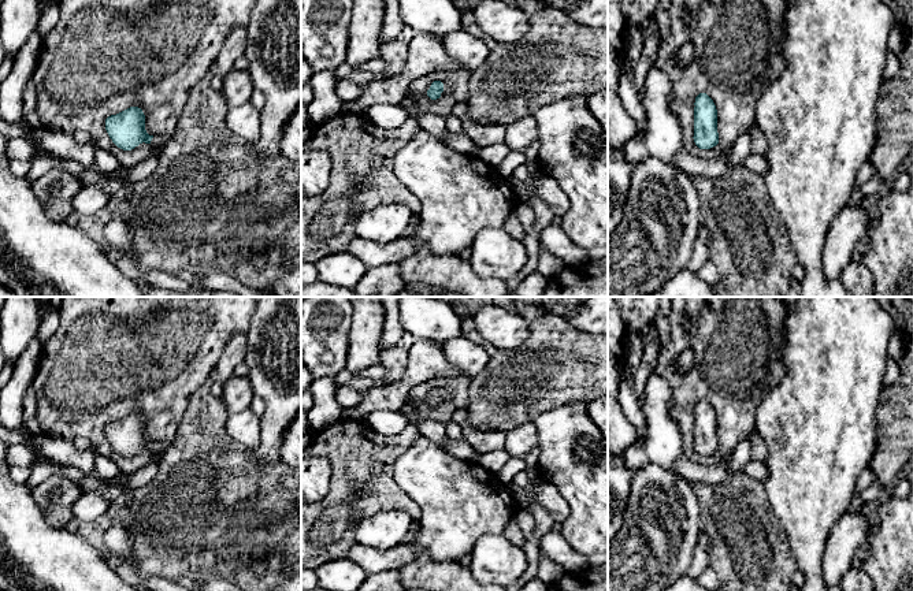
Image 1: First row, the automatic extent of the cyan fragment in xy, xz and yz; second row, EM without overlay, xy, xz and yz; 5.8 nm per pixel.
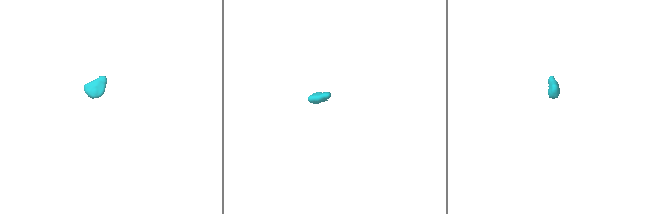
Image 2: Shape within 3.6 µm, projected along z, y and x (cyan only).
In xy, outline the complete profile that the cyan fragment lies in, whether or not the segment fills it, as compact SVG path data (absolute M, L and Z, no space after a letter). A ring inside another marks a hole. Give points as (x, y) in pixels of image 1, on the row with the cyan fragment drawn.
M130 107L105 119L105 130L112 142L123 149L131 150L145 142L153 148L163 148L168 137L149 135L145 130L145 115L141 108Z

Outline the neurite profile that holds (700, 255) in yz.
M701 223L698 238L694 244L693 256L687 264L687 270L693 274L697 274L702 264L709 260L709 252L708 252L708 241L710 237L709 227L705 223Z

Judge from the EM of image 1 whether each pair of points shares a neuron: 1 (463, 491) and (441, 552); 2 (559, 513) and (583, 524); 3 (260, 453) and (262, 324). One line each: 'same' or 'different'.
1: same
2: different
3: same

